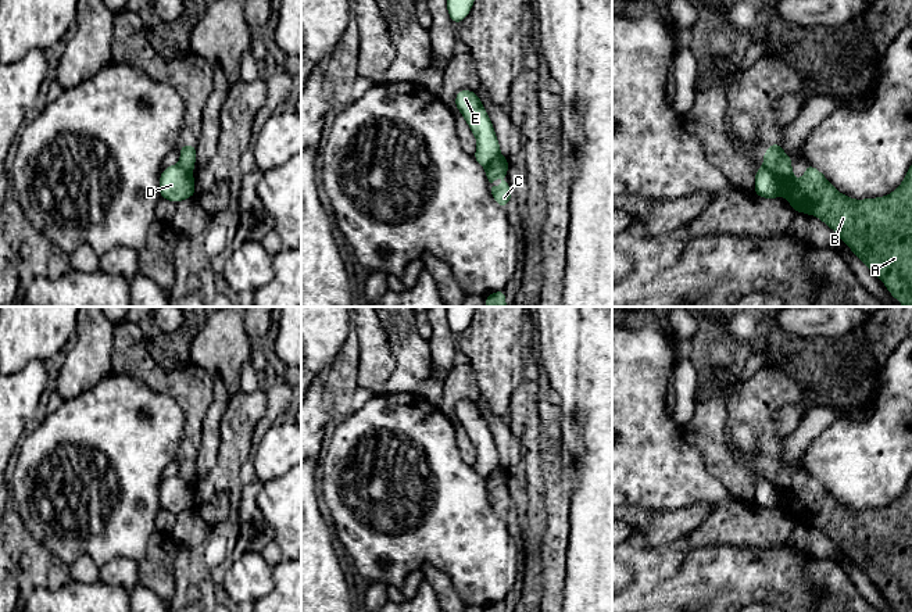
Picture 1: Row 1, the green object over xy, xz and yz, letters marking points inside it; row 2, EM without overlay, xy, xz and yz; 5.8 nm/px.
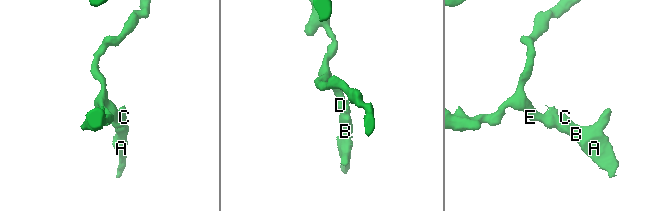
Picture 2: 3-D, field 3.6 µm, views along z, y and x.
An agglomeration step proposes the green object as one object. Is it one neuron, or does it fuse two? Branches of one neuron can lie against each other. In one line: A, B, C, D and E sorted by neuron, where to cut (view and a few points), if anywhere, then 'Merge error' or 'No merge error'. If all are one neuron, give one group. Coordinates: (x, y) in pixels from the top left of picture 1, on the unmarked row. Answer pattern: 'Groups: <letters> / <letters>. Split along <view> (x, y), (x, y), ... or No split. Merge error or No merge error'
Groups: A B C / D E. Split along yz (764, 476), (784, 494), (787, 507). Merge error

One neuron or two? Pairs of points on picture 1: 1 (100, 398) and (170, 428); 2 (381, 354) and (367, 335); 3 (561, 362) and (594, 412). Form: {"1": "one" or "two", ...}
{"1": "one", "2": "one", "3": "one"}

